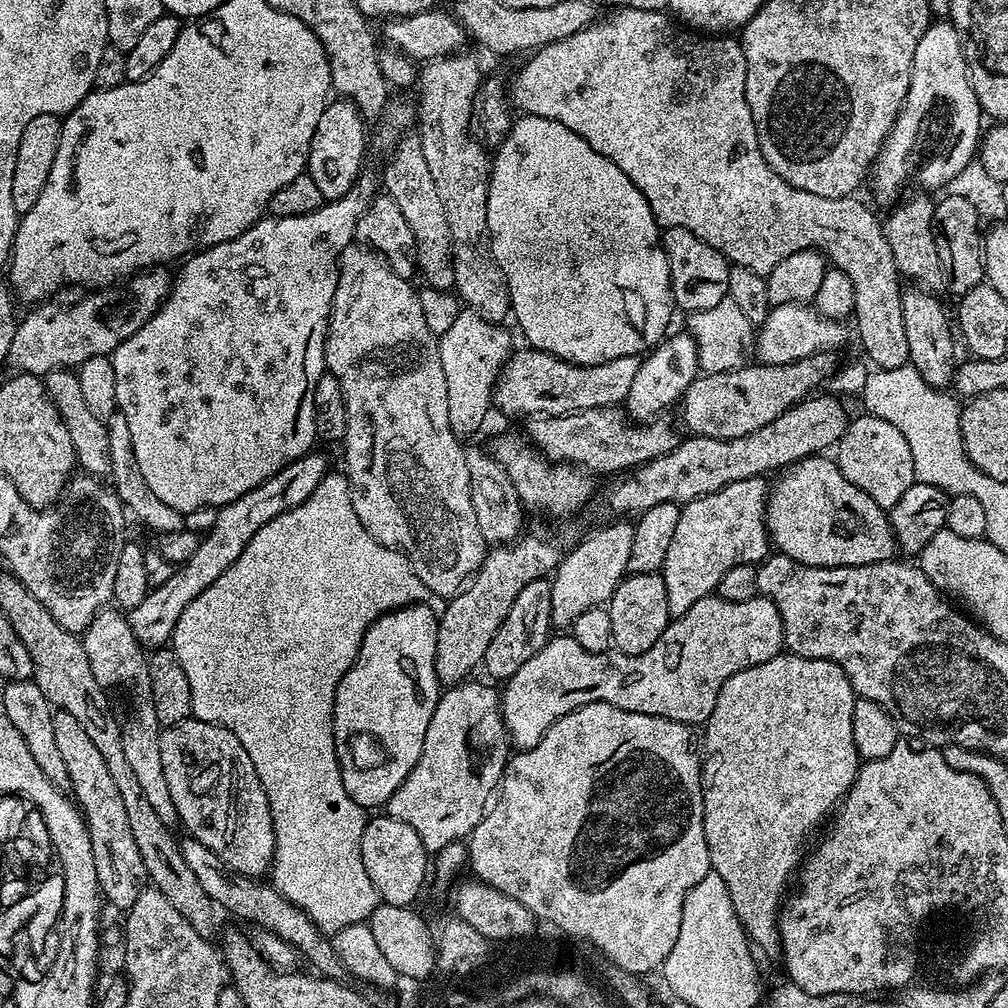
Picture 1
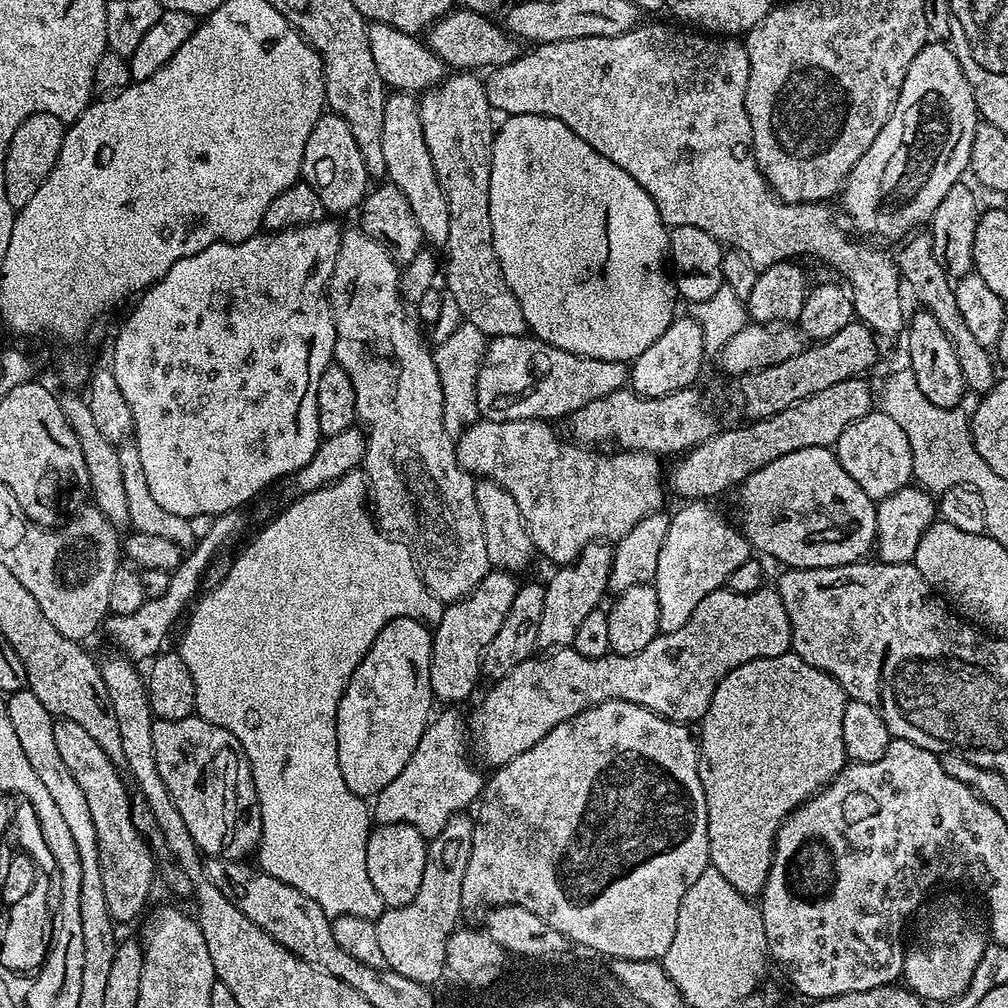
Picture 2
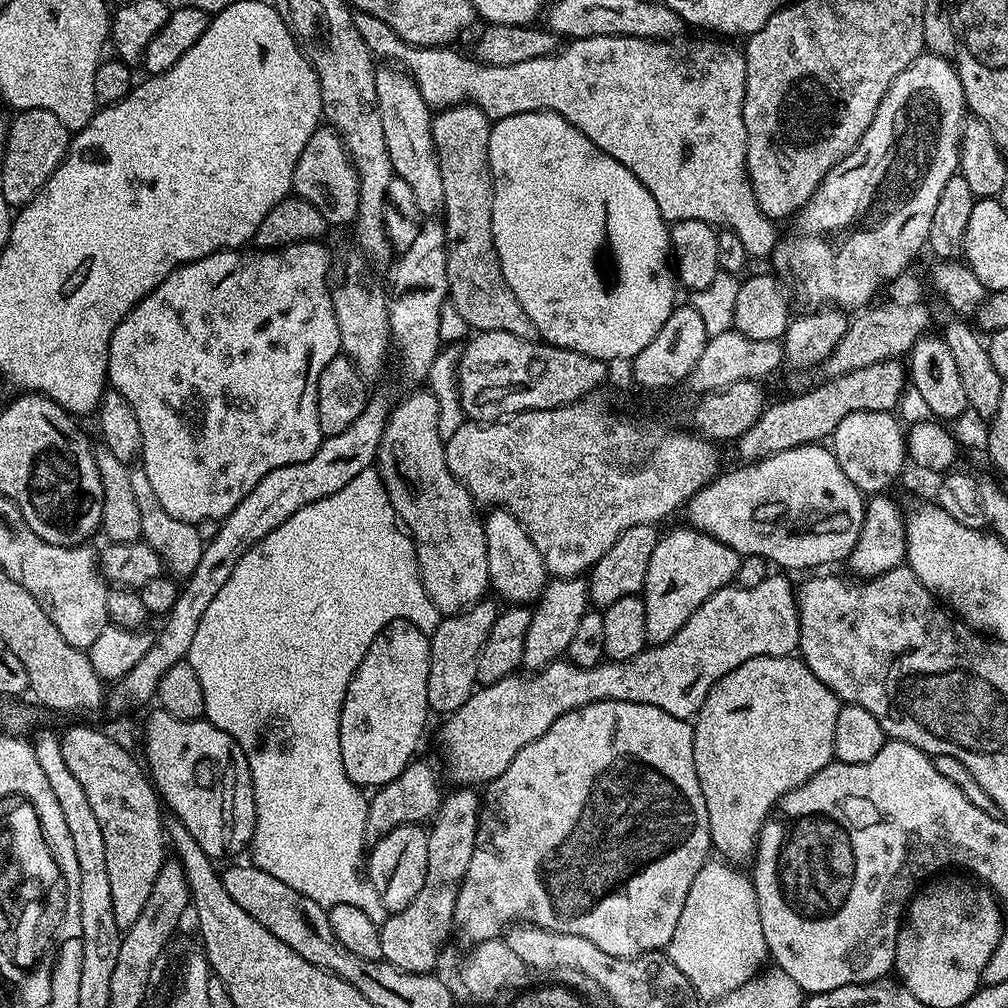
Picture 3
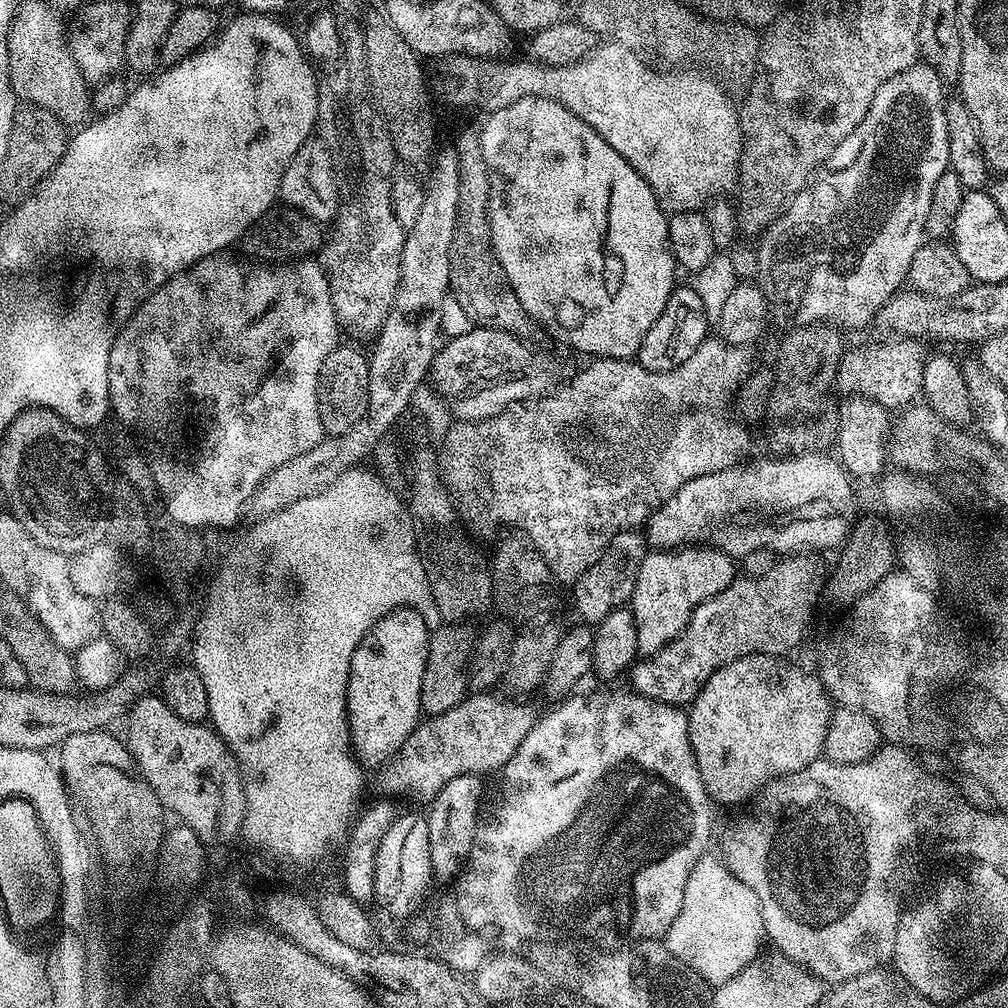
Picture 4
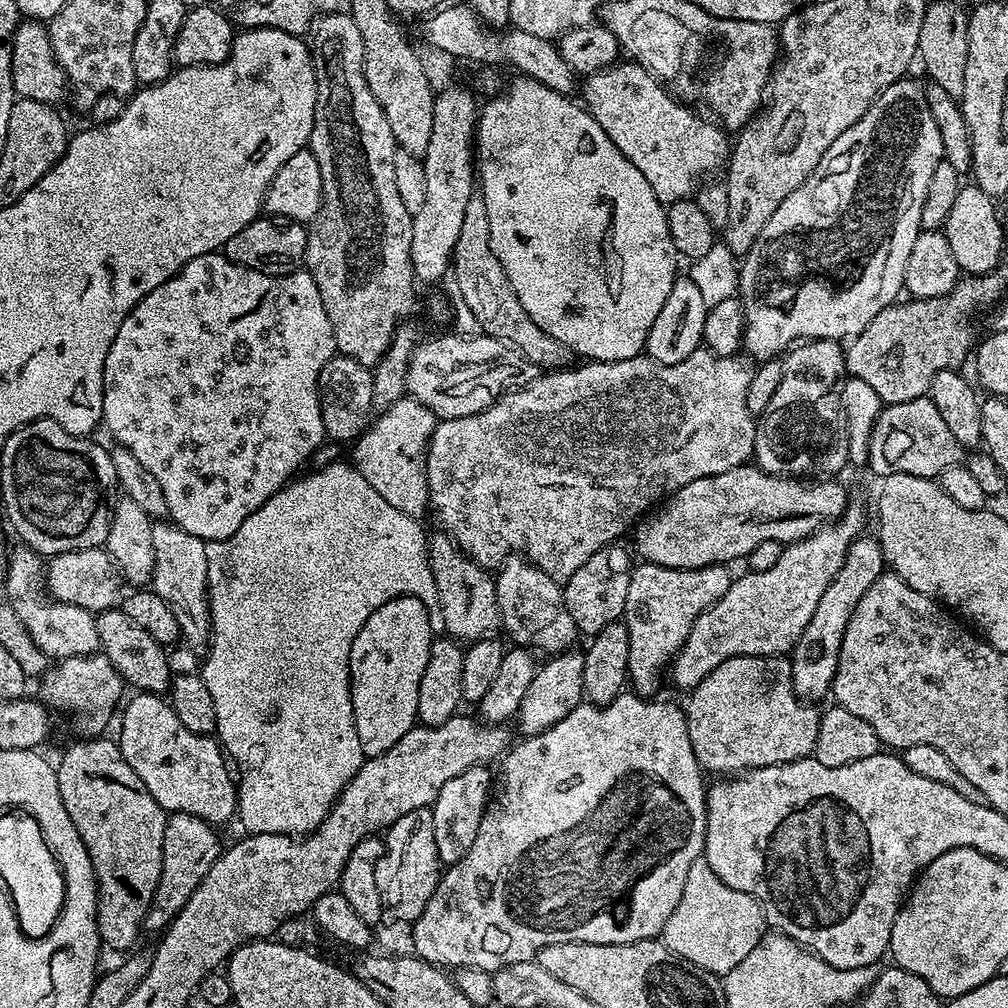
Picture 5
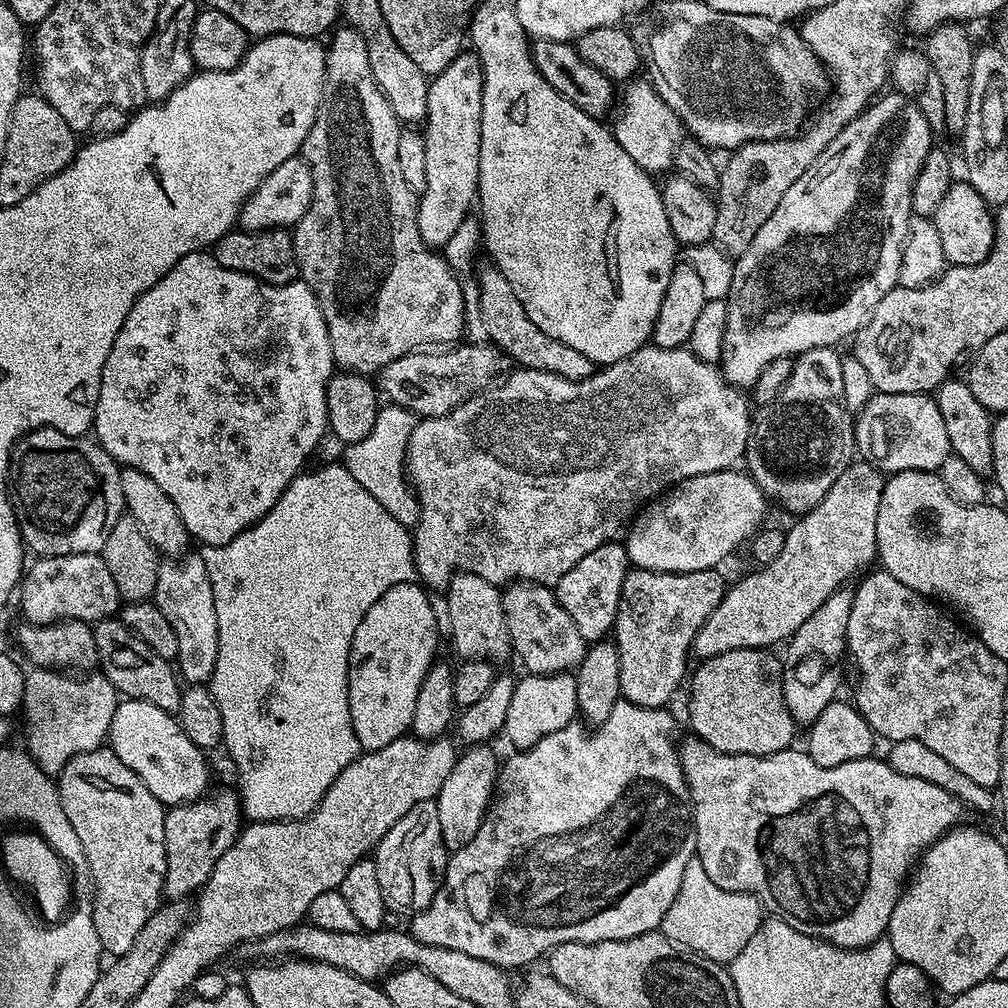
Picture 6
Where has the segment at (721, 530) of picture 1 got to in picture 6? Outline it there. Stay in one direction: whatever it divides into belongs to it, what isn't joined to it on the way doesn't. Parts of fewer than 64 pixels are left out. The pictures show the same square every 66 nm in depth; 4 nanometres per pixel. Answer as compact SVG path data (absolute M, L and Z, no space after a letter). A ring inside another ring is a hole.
M633 567L629 571L622 586L614 629L623 699L643 708L667 705L667 700L689 675L688 656L698 630L723 602L725 591L724 576L716 568L697 572L651 572Z

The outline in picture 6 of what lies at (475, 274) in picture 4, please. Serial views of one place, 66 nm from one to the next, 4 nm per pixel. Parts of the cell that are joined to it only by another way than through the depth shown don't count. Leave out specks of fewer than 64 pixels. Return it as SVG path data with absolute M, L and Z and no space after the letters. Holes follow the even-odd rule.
M494 266L480 276L480 290L478 289L482 320L489 331L491 343L504 353L509 361L517 360L515 363L521 368L533 368L550 374L558 374L558 378L567 380L589 380L594 371L594 365L586 354L574 350L574 346L566 346L558 342L558 338L550 338L550 334L542 334L534 322L526 314L518 294L506 282L503 274Z

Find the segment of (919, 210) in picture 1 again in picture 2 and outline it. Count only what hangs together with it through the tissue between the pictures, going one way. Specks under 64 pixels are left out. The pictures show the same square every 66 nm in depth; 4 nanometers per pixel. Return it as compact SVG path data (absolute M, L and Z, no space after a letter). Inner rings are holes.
M912 234L903 241L900 253L895 253L894 259L897 268L900 270L900 279L910 291L916 295L916 300L923 311L929 312L938 320L942 330L949 336L952 346L954 346L955 357L958 358L959 369L962 370L965 389L969 393L983 394L989 392L996 385L998 379L998 368L994 363L994 356L989 349L979 345L974 339L974 334L966 327L966 322L962 322L962 314L958 310L958 298L953 281L934 258L934 246L931 235Z

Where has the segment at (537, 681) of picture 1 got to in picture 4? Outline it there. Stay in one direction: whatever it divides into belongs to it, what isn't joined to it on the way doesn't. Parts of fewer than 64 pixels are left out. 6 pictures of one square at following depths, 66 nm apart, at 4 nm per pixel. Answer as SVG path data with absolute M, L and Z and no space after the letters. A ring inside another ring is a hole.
M780 558L774 570L762 578L737 578L722 594L709 600L703 600L694 610L690 622L684 627L684 633L671 640L660 652L650 658L637 659L630 669L632 676L631 691L639 696L657 700L663 704L677 706L691 705L696 696L710 678L722 666L750 654L787 657L791 648L796 648L804 640L804 631L812 620L812 611L816 608L816 595L822 592L822 576L816 573L816 564L812 558ZM491 691L476 692L464 697L464 701L450 710L446 710L441 716L428 716L421 719L416 725L404 748L398 755L392 757L375 773L376 784L381 788L383 795L388 798L396 796L413 796L416 800L432 802L451 779L459 775L470 775L484 778L487 772L499 773L500 769L510 762L514 750L522 746L522 740L530 734L530 730L536 724L538 712L520 698L507 698L492 696Z

